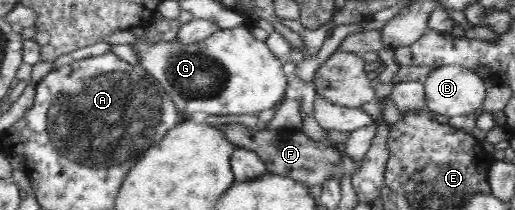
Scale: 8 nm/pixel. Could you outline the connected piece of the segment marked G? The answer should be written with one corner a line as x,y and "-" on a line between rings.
238,26
234,29
218,30
209,38
190,44
182,42
138,42
136,44
140,66
146,68
155,80
160,83
166,94
173,98
179,111
189,114
206,112
216,116
226,114
255,114
261,110
276,108
287,94
288,81
280,60
269,50
266,42
254,38
249,26

